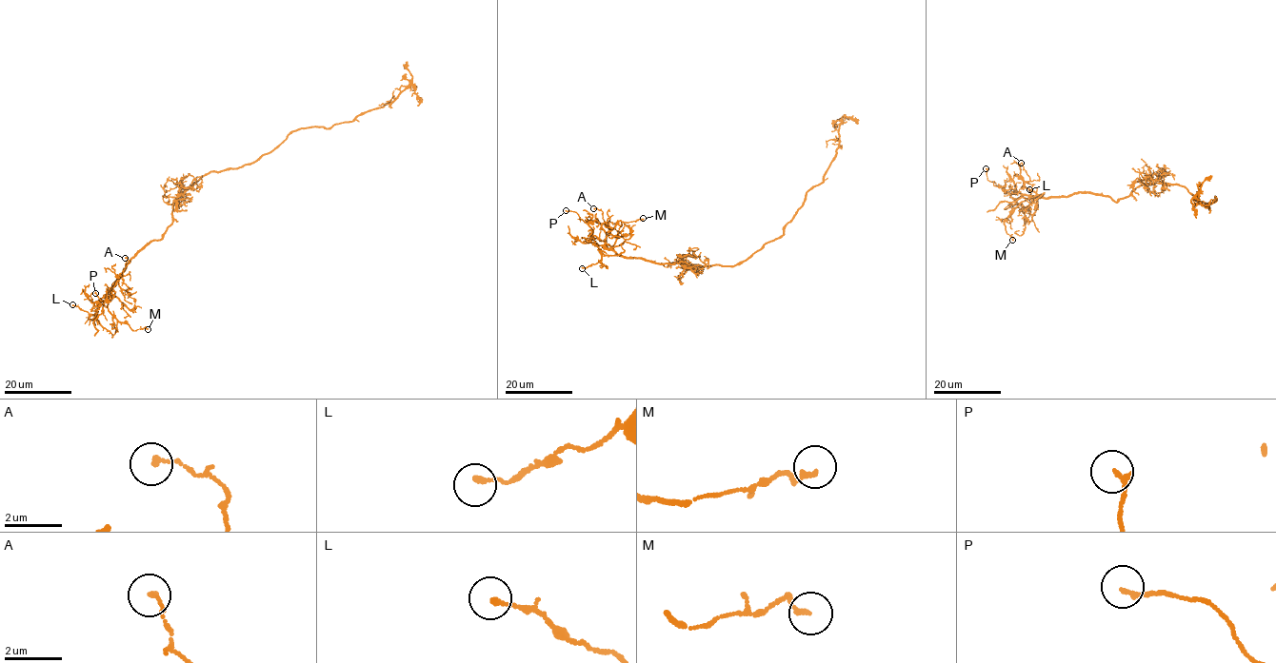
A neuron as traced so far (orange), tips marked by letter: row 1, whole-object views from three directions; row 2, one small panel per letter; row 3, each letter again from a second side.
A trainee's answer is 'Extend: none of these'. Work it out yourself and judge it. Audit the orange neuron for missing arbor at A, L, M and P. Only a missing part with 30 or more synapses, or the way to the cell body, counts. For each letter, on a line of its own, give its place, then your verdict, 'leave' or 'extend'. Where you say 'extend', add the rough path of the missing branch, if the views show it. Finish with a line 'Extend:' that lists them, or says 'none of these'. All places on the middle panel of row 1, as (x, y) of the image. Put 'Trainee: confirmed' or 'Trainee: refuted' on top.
Trainee: confirmed
A: at (593, 208); leave
L: at (582, 268); leave
M: at (643, 218); leave
P: at (566, 210); leave
Extend: none of these

